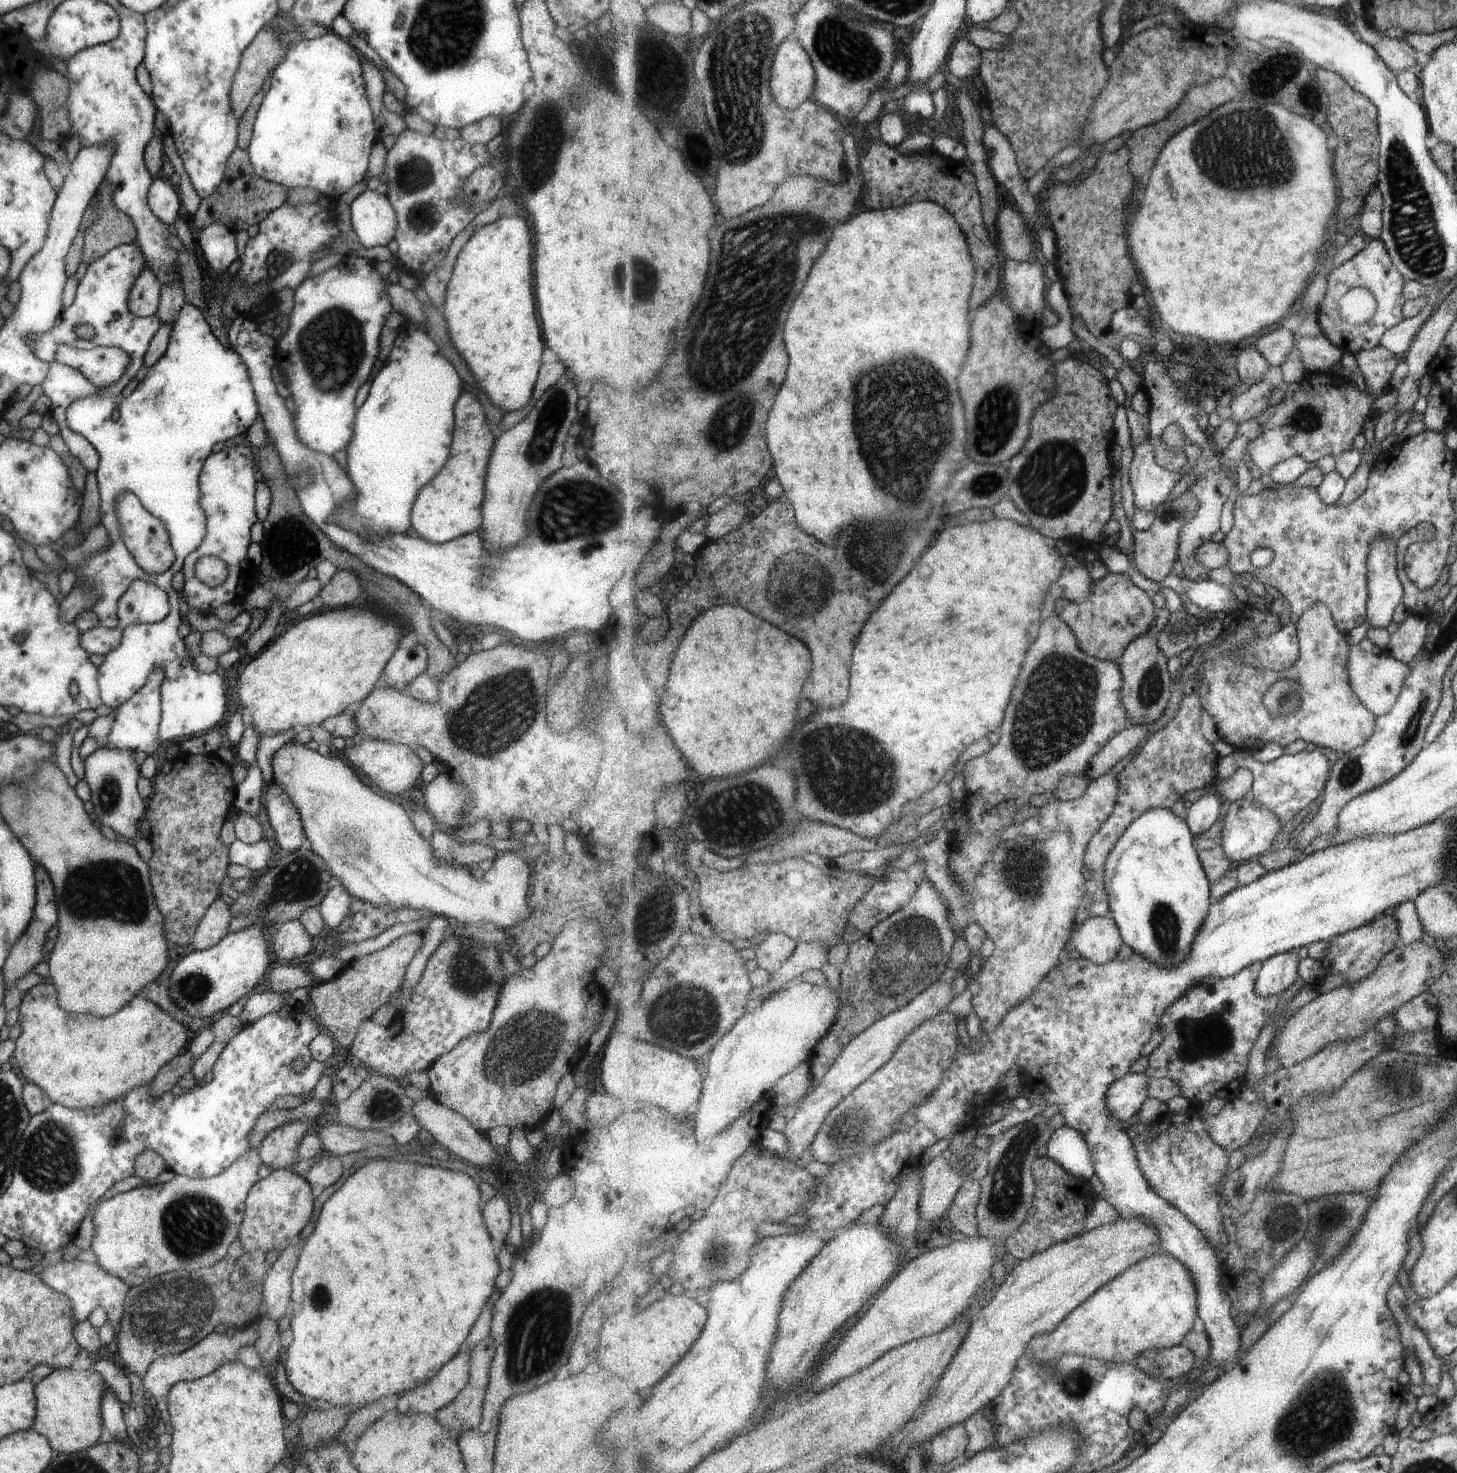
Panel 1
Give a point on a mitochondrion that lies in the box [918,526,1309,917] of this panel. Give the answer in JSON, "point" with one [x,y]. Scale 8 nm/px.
{"point":[1055,712]}

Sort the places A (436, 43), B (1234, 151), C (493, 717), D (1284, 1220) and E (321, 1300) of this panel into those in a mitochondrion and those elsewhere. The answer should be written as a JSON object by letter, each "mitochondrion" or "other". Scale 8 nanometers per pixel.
{"A":"mitochondrion","B":"mitochondrion","C":"mitochondrion","D":"mitochondrion","E":"mitochondrion"}

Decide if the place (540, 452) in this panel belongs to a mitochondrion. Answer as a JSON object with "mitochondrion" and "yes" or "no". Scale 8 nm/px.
{"mitochondrion":"yes"}

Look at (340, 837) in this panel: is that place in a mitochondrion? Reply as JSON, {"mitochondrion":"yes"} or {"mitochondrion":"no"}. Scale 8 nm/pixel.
{"mitochondrion":"yes"}

